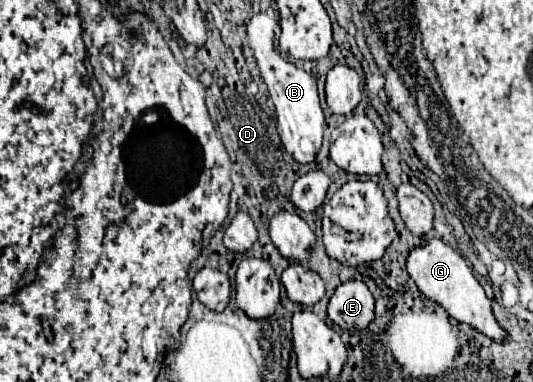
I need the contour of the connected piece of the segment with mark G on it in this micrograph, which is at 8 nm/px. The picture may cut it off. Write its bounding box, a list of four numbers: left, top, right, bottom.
[406,239,506,341]

